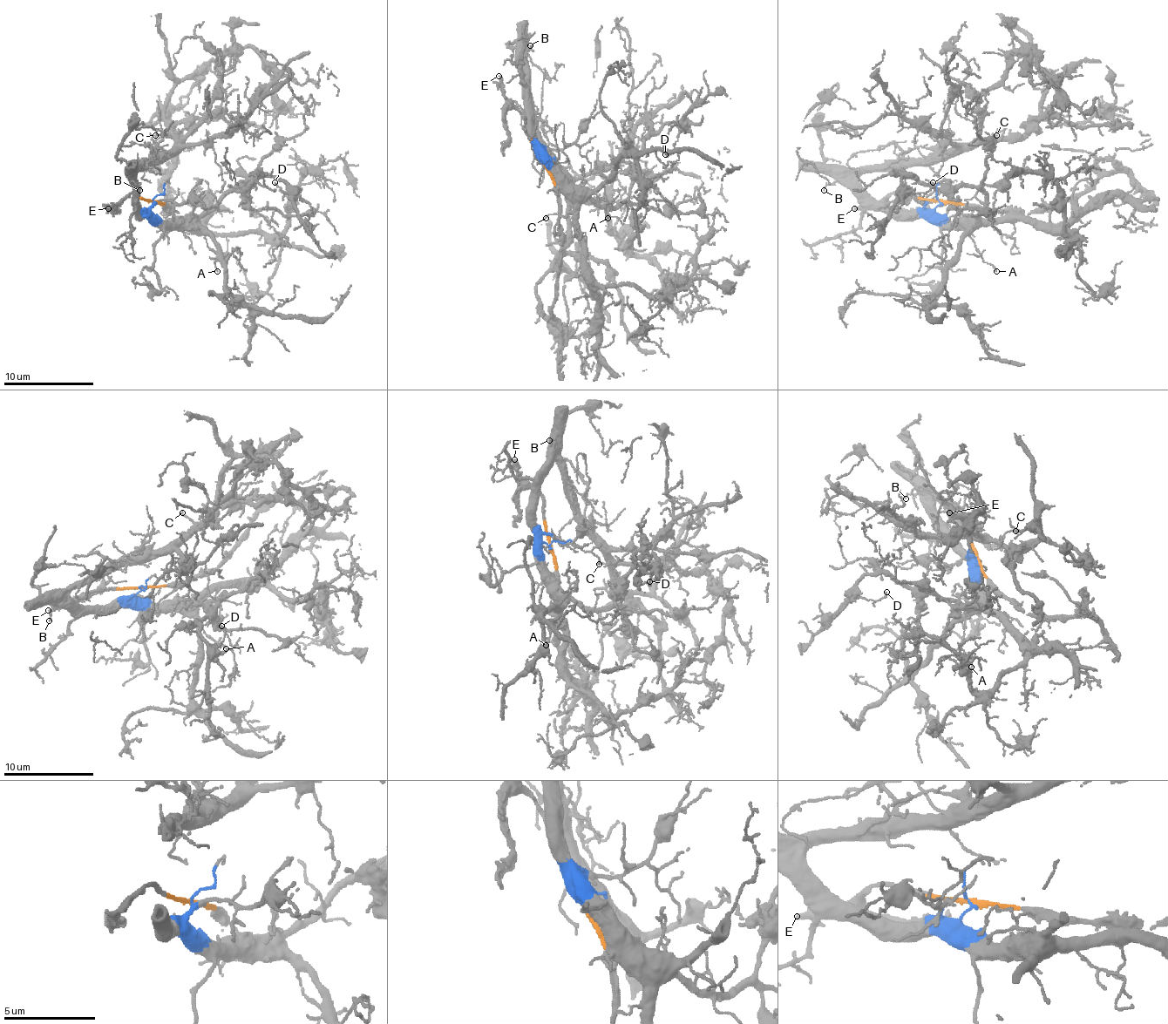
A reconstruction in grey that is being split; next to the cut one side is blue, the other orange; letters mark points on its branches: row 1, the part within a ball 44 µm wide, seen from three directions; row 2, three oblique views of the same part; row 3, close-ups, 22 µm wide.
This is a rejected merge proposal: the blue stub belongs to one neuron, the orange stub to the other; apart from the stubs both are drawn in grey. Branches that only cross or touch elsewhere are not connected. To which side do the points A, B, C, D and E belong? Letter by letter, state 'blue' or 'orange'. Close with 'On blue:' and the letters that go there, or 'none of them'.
A: blue
B: blue
C: blue
D: blue
E: orange
On blue: A, B, C, D

